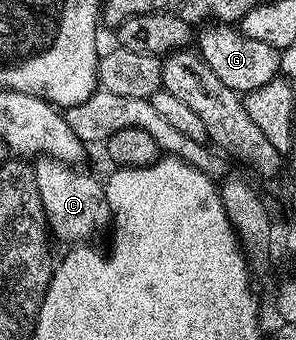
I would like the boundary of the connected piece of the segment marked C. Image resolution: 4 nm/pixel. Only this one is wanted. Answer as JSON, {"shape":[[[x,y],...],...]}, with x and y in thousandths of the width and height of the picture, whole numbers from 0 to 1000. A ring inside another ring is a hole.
{"shape":[[[139,456],[111,474],[122,512],[122,541],[132,550],[135,582],[145,588],[145,618],[155,624],[155,656],[166,679],[199,694],[223,724],[264,724],[318,682],[318,656],[331,647],[331,618],[351,606],[351,541],[341,526],[328,529],[304,506],[264,494],[260,479],[216,471],[179,471],[169,459]]]}

